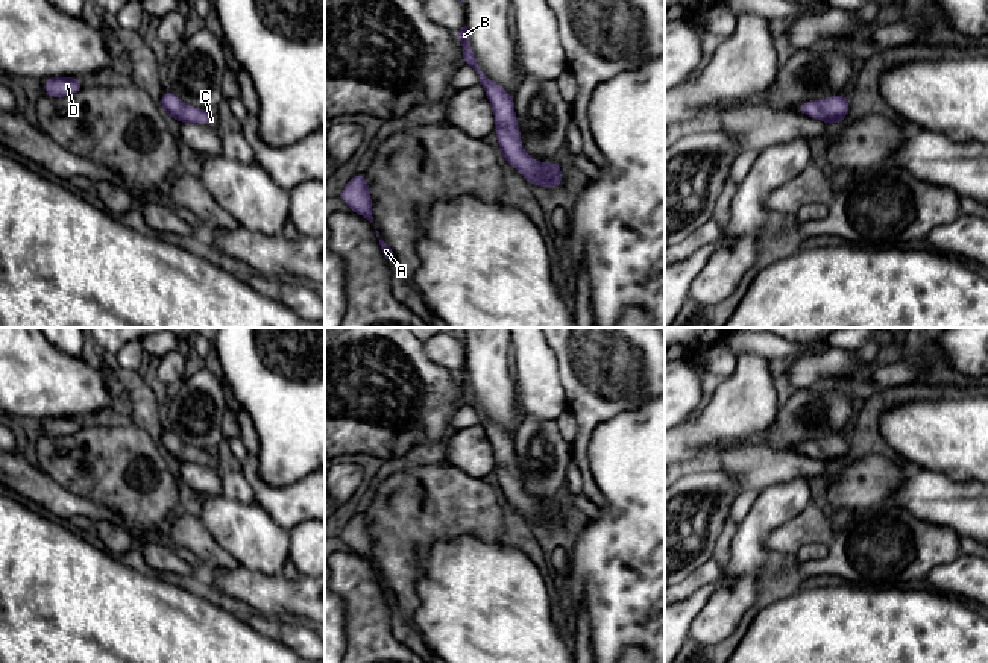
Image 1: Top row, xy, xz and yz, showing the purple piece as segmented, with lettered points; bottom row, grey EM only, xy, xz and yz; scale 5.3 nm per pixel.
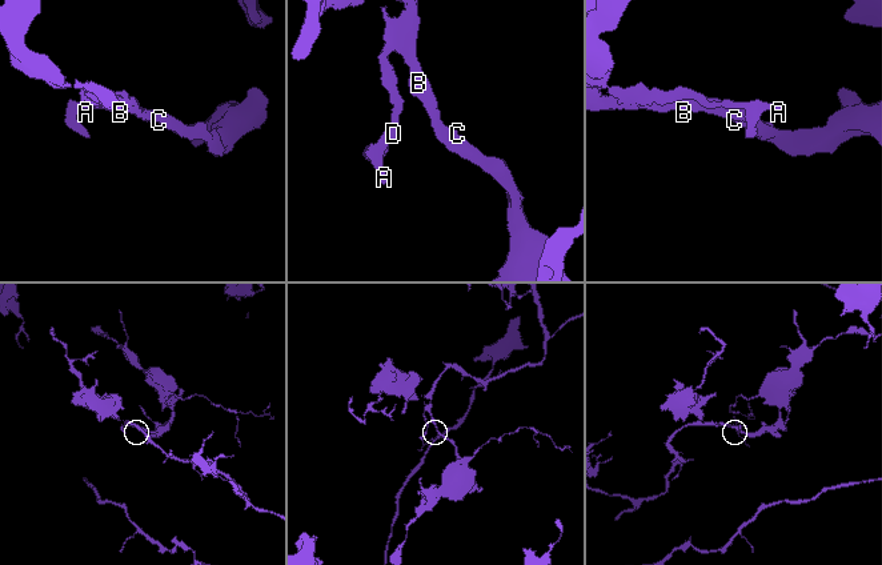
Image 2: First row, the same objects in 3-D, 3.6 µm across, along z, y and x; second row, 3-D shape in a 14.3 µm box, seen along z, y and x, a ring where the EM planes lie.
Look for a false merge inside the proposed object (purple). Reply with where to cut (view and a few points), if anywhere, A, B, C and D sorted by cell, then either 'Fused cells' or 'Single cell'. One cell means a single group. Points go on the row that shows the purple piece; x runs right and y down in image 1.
No split. Groups: A B C D. Single cell

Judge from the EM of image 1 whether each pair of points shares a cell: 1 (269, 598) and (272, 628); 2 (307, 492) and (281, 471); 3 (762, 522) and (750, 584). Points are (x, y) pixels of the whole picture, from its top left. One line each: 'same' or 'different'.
1: different
2: different
3: same

